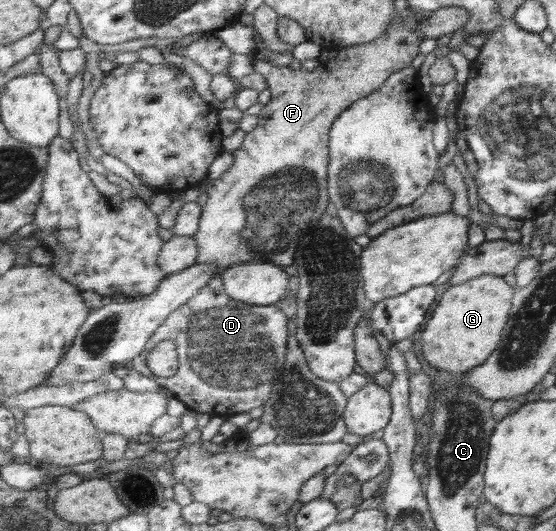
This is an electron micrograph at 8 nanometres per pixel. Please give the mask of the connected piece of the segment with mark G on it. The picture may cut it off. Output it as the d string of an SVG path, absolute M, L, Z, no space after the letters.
M482 275L459 285L450 285L438 300L422 329L422 350L425 360L439 370L467 373L481 365L486 356L497 348L509 312L512 288L502 277Z

